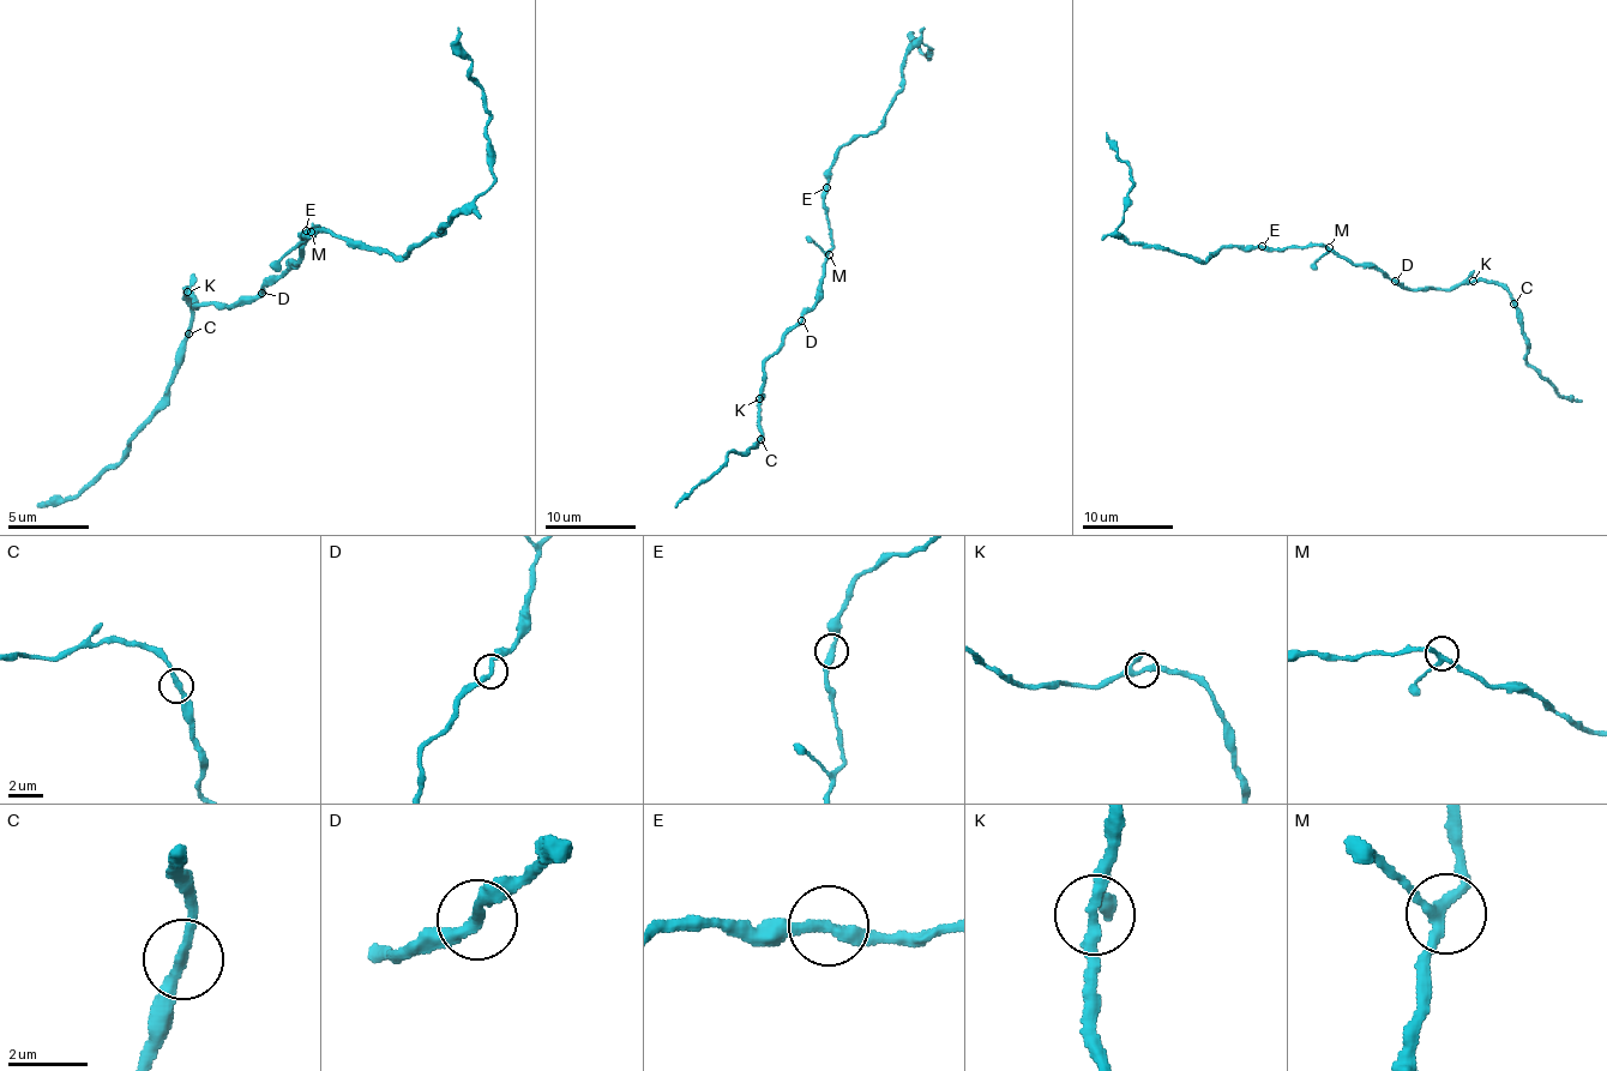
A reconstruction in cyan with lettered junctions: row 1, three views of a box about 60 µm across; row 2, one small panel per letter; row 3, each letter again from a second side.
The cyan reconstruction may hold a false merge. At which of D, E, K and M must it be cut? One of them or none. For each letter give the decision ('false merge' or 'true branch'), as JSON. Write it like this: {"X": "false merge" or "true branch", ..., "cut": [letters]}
{"D": "true branch", "E": "true branch", "K": "true branch", "M": "true branch", "cut": []}

